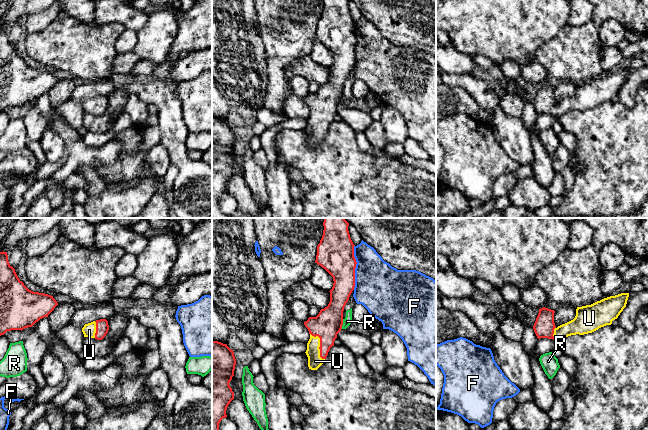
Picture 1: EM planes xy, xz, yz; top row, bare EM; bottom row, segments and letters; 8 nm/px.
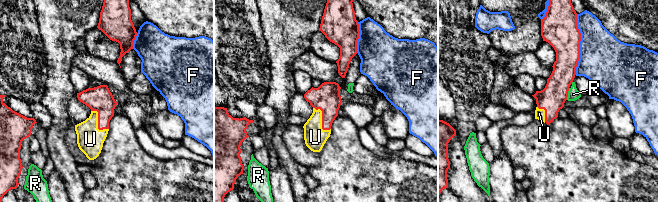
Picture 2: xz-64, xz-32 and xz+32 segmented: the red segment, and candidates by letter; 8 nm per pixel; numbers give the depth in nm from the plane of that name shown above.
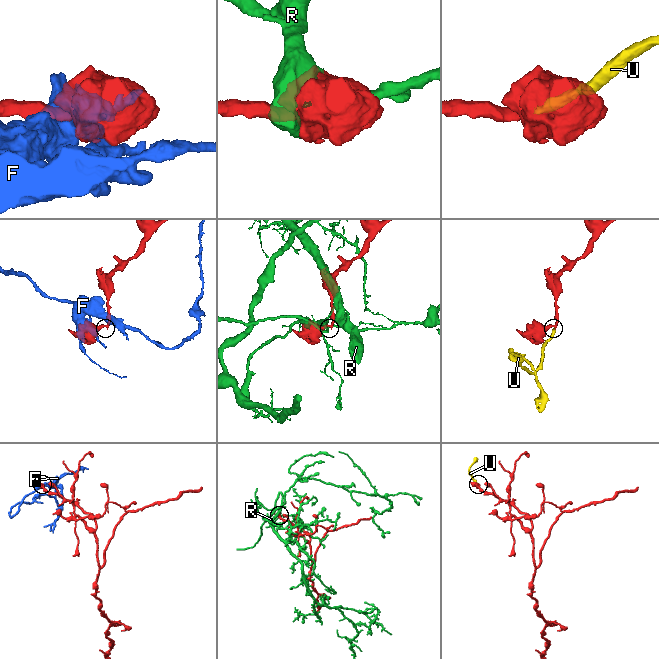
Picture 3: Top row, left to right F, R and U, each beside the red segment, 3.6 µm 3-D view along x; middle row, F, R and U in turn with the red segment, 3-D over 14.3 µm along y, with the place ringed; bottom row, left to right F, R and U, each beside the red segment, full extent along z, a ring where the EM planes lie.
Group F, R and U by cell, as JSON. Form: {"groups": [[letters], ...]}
{"groups": [["F"], ["R"], ["U"]]}

